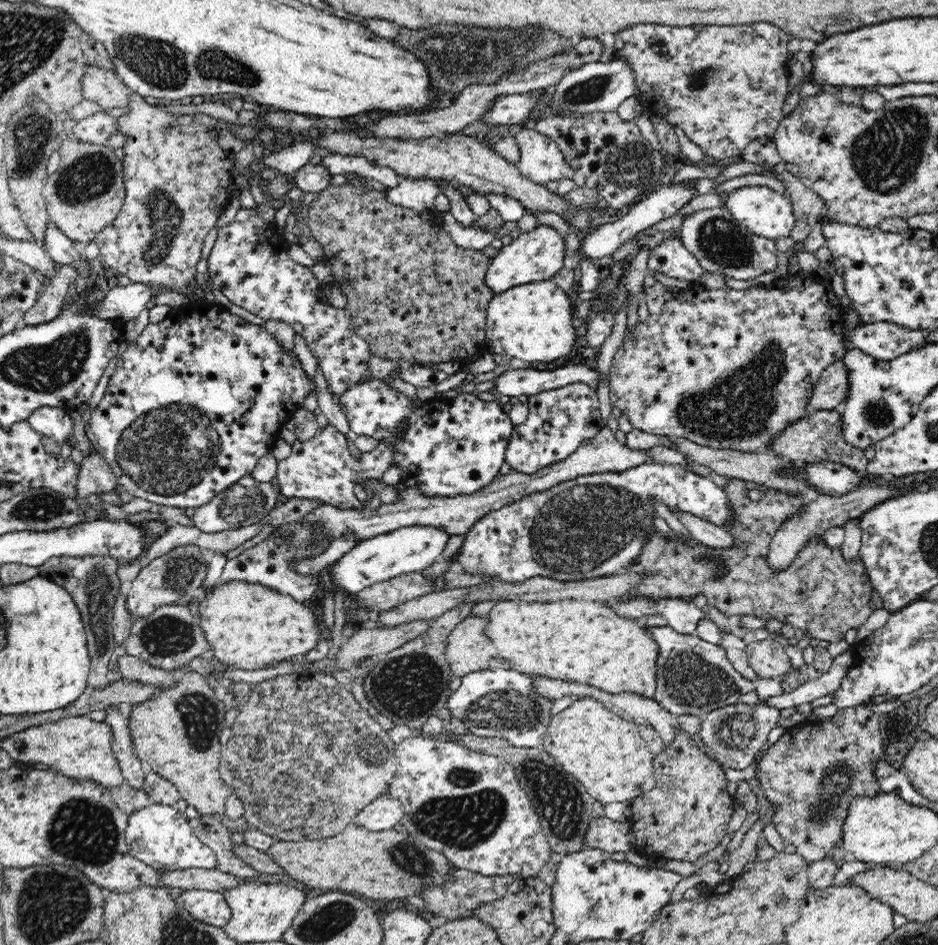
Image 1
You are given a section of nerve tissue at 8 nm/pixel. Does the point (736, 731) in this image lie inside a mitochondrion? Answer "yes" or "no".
yes

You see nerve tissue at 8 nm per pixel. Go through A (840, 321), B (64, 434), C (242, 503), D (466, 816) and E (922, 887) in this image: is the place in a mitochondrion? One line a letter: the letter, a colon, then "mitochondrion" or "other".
A: other
B: other
C: mitochondrion
D: mitochondrion
E: other

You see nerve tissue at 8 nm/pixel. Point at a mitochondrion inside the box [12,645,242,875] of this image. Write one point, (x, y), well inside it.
(82, 829)

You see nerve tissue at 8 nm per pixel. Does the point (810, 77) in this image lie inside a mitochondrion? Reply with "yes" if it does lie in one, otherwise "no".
no

